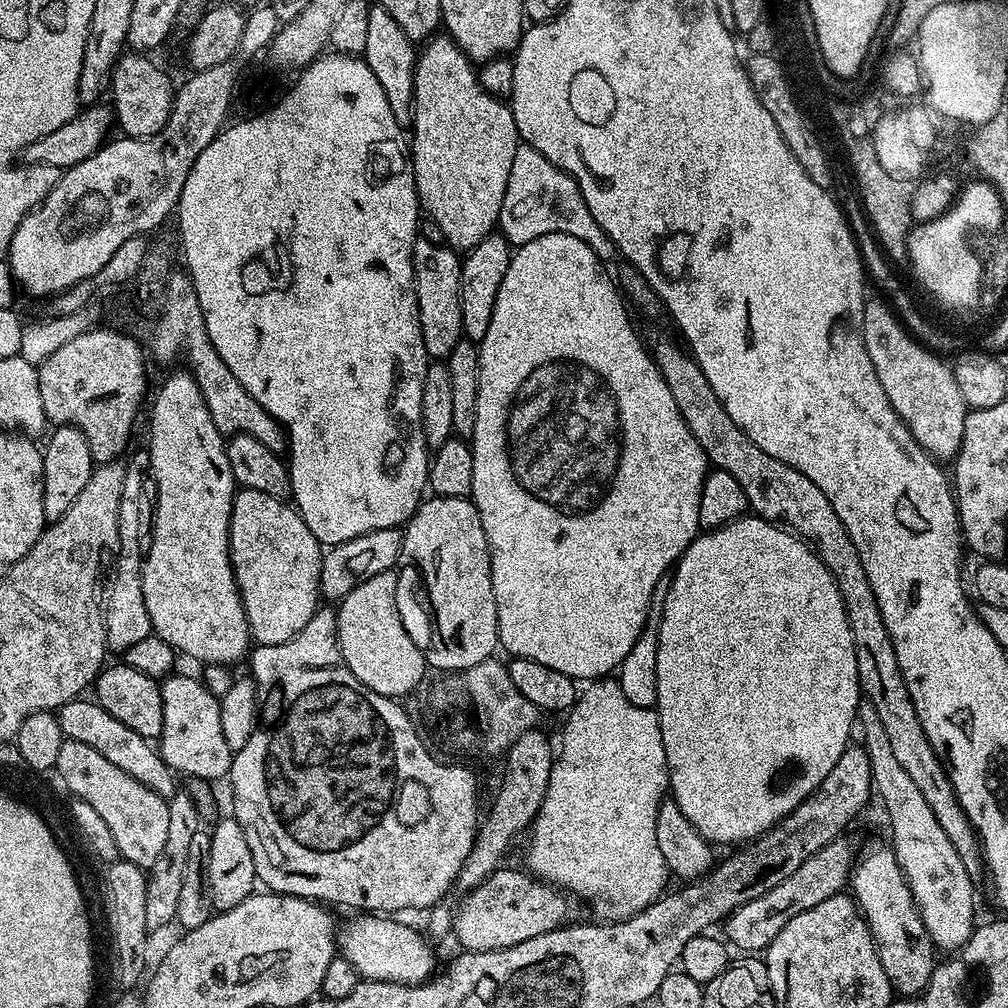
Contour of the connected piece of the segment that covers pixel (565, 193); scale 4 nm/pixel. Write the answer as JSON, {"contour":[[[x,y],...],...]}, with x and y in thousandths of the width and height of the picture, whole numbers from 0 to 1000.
{"contour":[[[517,142],[513,147],[510,161],[506,165],[506,181],[502,181],[502,196],[498,196],[494,226],[508,244],[530,240],[530,236],[538,236],[538,232],[565,232],[569,236],[581,240],[585,244],[585,248],[589,248],[589,252],[597,259],[606,260],[613,254],[609,240],[597,228],[597,224],[593,224],[593,220],[589,220],[589,212],[585,212],[571,178],[564,171],[558,170],[542,157],[538,157],[538,153],[534,153],[534,149],[530,149],[521,142]]]}

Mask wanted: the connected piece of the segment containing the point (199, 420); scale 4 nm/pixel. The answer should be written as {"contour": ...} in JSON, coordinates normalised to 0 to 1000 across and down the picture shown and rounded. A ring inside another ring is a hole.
{"contour":[[[186,367],[165,374],[163,382],[155,389],[155,398],[151,401],[151,422],[147,425],[147,456],[150,479],[155,479],[155,509],[151,512],[151,537],[148,540],[146,537],[145,551],[141,556],[141,589],[145,593],[152,628],[161,632],[176,648],[183,650],[184,647],[199,655],[199,660],[230,661],[233,655],[247,650],[251,638],[226,541],[236,481],[228,466],[223,434],[216,423],[212,423],[204,395],[200,395],[196,379]]]}

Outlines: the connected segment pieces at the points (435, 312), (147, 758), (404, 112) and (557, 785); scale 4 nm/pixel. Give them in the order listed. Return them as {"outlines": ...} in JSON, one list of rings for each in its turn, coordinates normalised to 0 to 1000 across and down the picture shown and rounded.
{"outlines":[[[[414,236],[409,242],[409,267],[413,270],[413,303],[419,327],[419,339],[426,354],[443,358],[458,336],[458,300],[456,299],[456,264],[458,258],[443,242],[431,243]]],[[[76,692],[65,696],[55,707],[58,720],[62,720],[64,734],[85,736],[85,740],[97,744],[97,748],[101,748],[101,752],[107,753],[108,756],[113,756],[117,764],[125,764],[129,772],[137,772],[137,776],[153,784],[153,788],[164,792],[172,790],[177,784],[176,771],[172,769],[167,757],[159,751],[158,745],[148,734],[141,728],[137,728],[137,724],[129,724],[129,720],[117,716],[117,712],[113,712],[113,708],[109,708],[102,700],[96,698],[94,693],[83,693]]],[[[376,2],[370,3],[365,9],[363,18],[363,50],[360,60],[363,65],[375,77],[379,90],[383,93],[383,101],[391,112],[391,117],[399,125],[409,122],[409,110],[411,109],[411,73],[413,72],[414,45],[399,31],[399,26],[391,22],[387,10],[383,10]]],[[[596,673],[584,678],[583,683],[574,688],[571,698],[563,707],[563,715],[560,718],[560,727],[554,734],[554,749],[551,751],[546,768],[546,780],[542,784],[542,792],[536,801],[536,807],[528,815],[526,828],[523,830],[524,842],[520,845],[520,853],[523,864],[528,869],[535,871],[540,876],[549,878],[568,889],[576,889],[579,893],[584,893],[591,900],[592,910],[603,915],[621,913],[624,909],[633,907],[641,899],[645,899],[649,894],[660,888],[664,880],[665,866],[661,859],[661,851],[657,851],[657,842],[653,839],[653,804],[656,794],[660,793],[664,785],[663,780],[663,757],[661,756],[661,744],[657,740],[657,724],[655,723],[655,712],[651,709],[650,702],[638,702],[629,700],[629,696],[621,693],[621,688],[617,688],[617,681],[614,674]]]]}

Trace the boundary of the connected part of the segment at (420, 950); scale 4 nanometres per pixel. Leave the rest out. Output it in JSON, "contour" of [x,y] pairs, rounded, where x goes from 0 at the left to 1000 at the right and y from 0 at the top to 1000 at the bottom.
{"contour":[[[353,907],[342,921],[335,925],[335,944],[355,962],[355,966],[362,972],[378,972],[392,976],[419,976],[429,971],[433,960],[433,944],[425,938],[426,930],[420,924],[400,917],[400,912],[390,911],[385,907]]]}

